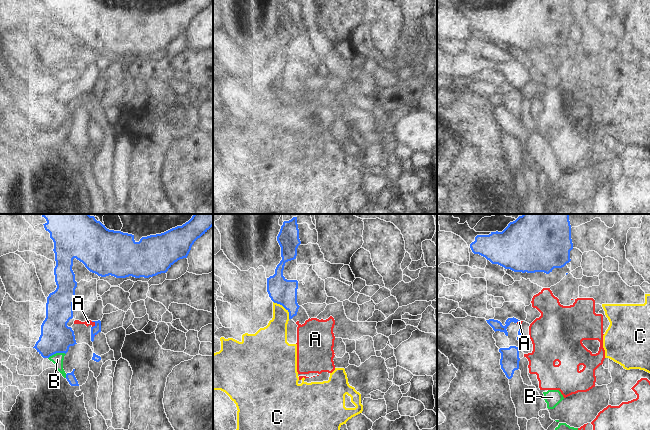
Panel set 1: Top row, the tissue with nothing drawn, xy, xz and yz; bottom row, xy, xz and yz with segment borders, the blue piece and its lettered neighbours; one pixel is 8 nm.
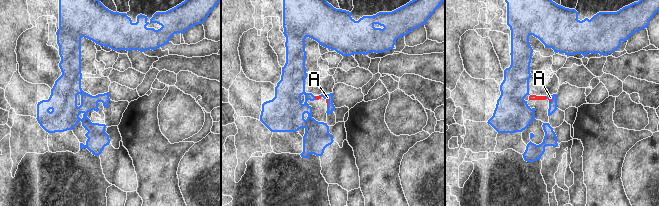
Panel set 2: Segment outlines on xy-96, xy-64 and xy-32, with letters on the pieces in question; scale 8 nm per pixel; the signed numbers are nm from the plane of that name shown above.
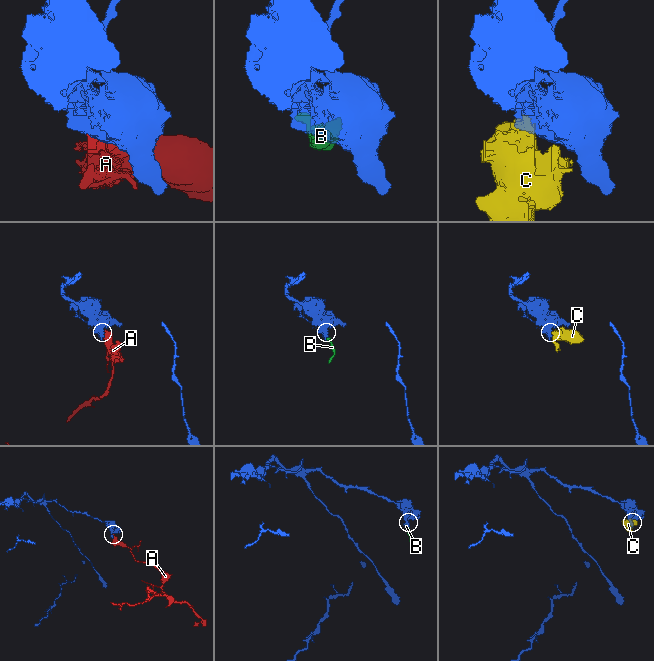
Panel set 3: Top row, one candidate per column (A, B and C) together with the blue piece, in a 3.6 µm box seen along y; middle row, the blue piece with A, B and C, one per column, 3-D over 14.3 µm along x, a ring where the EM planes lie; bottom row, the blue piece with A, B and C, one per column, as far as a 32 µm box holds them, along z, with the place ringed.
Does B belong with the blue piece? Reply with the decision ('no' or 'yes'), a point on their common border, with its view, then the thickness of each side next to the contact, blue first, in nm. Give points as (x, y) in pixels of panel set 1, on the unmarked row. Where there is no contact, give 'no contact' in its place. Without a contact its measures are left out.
no | xy (56, 128) | 260/90 nm

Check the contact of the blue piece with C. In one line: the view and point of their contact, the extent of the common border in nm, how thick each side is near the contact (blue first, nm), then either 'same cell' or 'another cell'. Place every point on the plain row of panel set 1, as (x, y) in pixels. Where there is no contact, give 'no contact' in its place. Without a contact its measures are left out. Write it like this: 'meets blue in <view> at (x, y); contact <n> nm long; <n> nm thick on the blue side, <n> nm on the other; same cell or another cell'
meets blue in xz at (284, 83); contact 190 nm long; 200 nm thick on the blue side, 200 nm on the other; another cell

